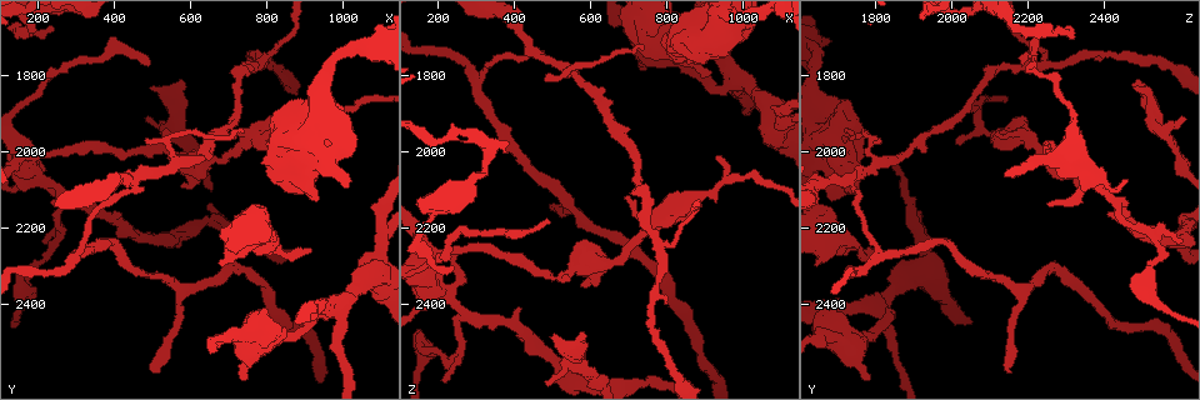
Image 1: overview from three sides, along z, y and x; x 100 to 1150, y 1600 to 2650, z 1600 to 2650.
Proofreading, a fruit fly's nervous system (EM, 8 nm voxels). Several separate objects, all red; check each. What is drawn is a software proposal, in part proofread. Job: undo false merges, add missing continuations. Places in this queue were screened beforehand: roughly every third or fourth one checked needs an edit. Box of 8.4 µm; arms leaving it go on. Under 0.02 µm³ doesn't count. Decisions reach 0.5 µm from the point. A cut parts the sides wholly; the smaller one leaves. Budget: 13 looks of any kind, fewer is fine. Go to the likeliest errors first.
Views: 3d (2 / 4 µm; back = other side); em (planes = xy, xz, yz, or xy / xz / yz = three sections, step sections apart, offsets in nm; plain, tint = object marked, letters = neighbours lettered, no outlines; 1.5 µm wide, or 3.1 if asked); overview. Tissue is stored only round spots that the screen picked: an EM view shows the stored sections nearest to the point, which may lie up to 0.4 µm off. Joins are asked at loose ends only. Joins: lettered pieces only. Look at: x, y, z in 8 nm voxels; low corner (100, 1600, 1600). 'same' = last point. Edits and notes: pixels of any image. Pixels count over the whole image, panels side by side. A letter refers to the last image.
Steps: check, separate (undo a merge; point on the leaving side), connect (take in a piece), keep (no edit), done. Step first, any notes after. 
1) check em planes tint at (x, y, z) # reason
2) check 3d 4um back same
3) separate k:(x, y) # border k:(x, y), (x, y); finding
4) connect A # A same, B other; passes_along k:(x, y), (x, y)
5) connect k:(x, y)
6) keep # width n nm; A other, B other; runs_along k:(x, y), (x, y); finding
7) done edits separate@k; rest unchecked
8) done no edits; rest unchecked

check em xy step 8 tint at (450, 2085, 1740) # branch point

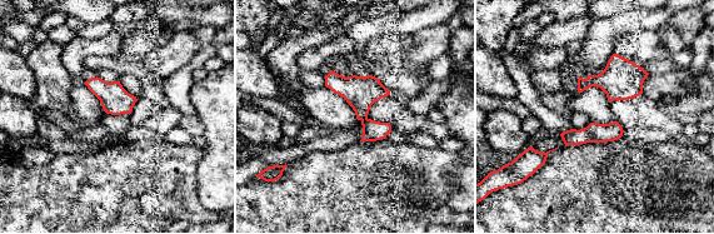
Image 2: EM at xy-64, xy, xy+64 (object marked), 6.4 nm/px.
check em planes letters same

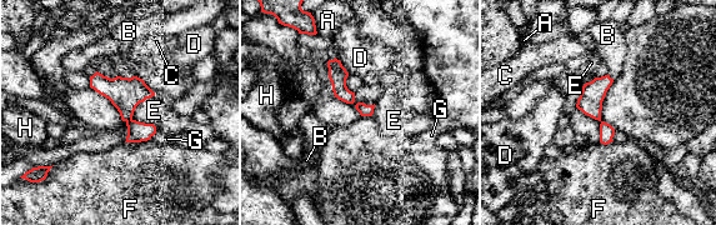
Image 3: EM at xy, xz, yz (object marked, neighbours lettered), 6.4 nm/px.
separate 3:(138, 131) # A other, B other, C other, D other, E other, F other, G other, H other; border 3:(131, 119), (126, 121); a second neuron is stuck on

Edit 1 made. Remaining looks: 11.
check overview # see it whole again

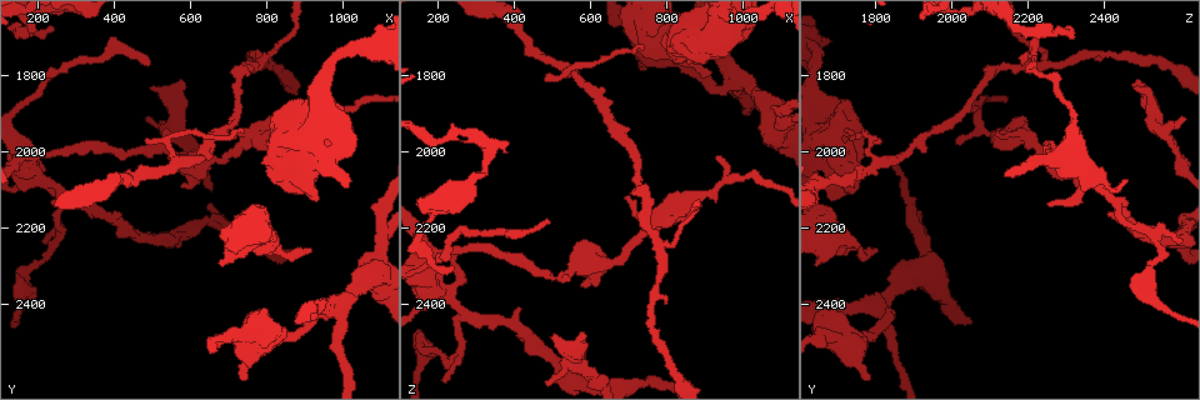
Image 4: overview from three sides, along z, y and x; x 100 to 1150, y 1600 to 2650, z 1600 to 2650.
check em xz step 8 plain at (920, 2250, 1785) # tapers out

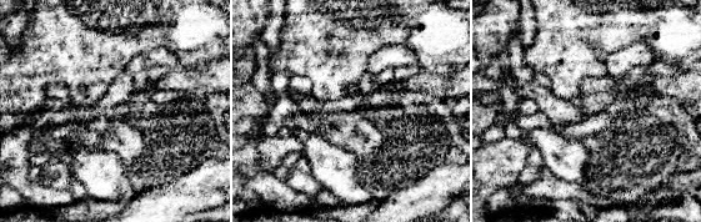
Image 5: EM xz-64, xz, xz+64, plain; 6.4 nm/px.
check em xz step 8 letters same

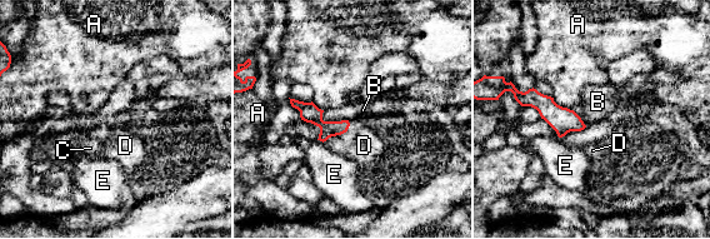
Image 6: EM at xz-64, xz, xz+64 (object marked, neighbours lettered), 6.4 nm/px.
connect D # A other, B other, C other, D same, E other; it goes on there

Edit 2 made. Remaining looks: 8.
check em planes plain at (500, 1765, 2190) # tapers out

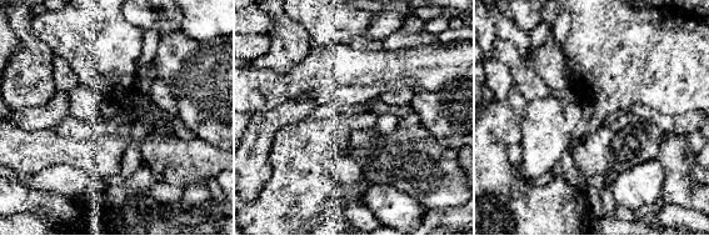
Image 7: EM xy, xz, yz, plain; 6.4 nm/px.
check em planes letters same

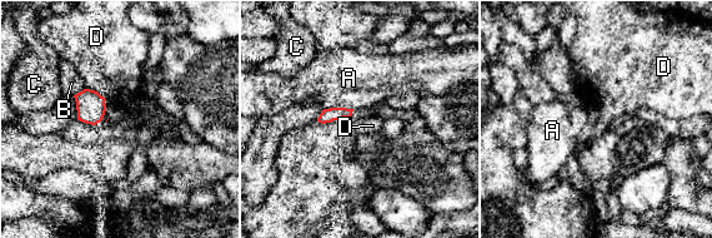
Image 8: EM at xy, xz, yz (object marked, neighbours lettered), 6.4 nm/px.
keep # A other, B other, C other, D other; border 8:(86, 88), (96, 90), (105, 98); no lettered piece goes on from it

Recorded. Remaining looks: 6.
check em xy step 8 tint at (510, 1995, 2335) # thin neck

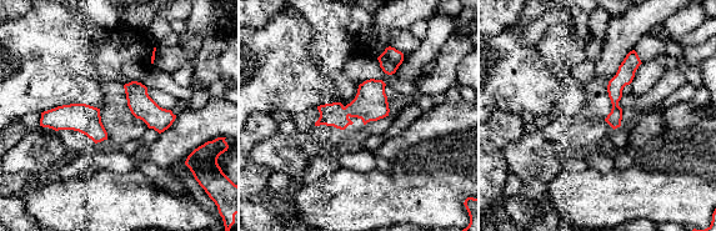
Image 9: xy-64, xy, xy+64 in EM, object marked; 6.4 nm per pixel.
check em planes letters same

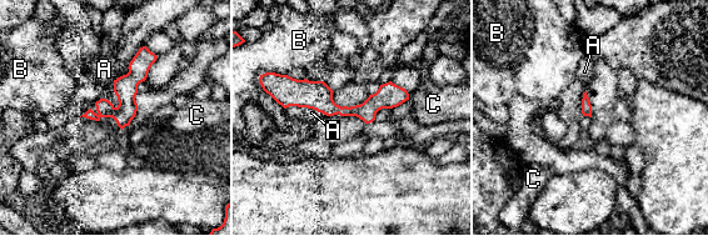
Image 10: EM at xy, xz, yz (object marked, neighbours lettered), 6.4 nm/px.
keep # A other, B other, C other; border 10:(129, 69), (125, 74), (113, 80); continuous, no second neuron

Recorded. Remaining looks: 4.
done edits separate@3, connect@6; rest unchecked

